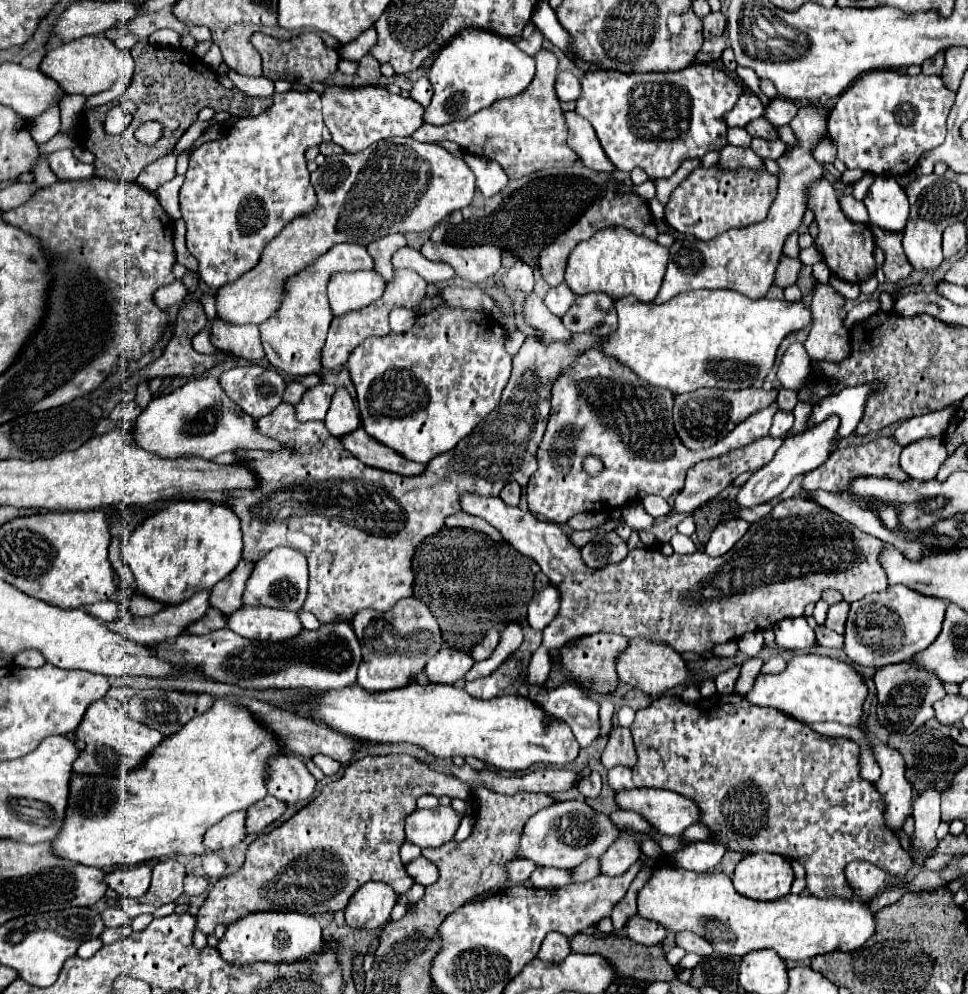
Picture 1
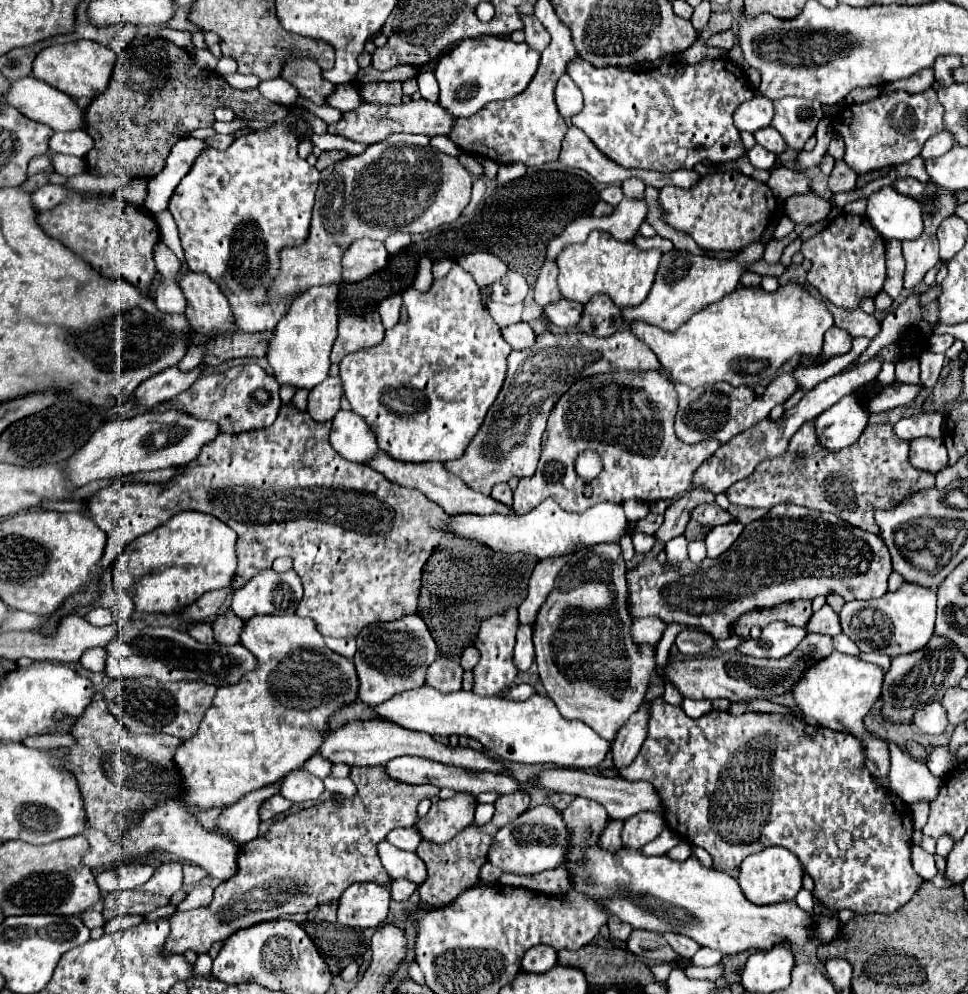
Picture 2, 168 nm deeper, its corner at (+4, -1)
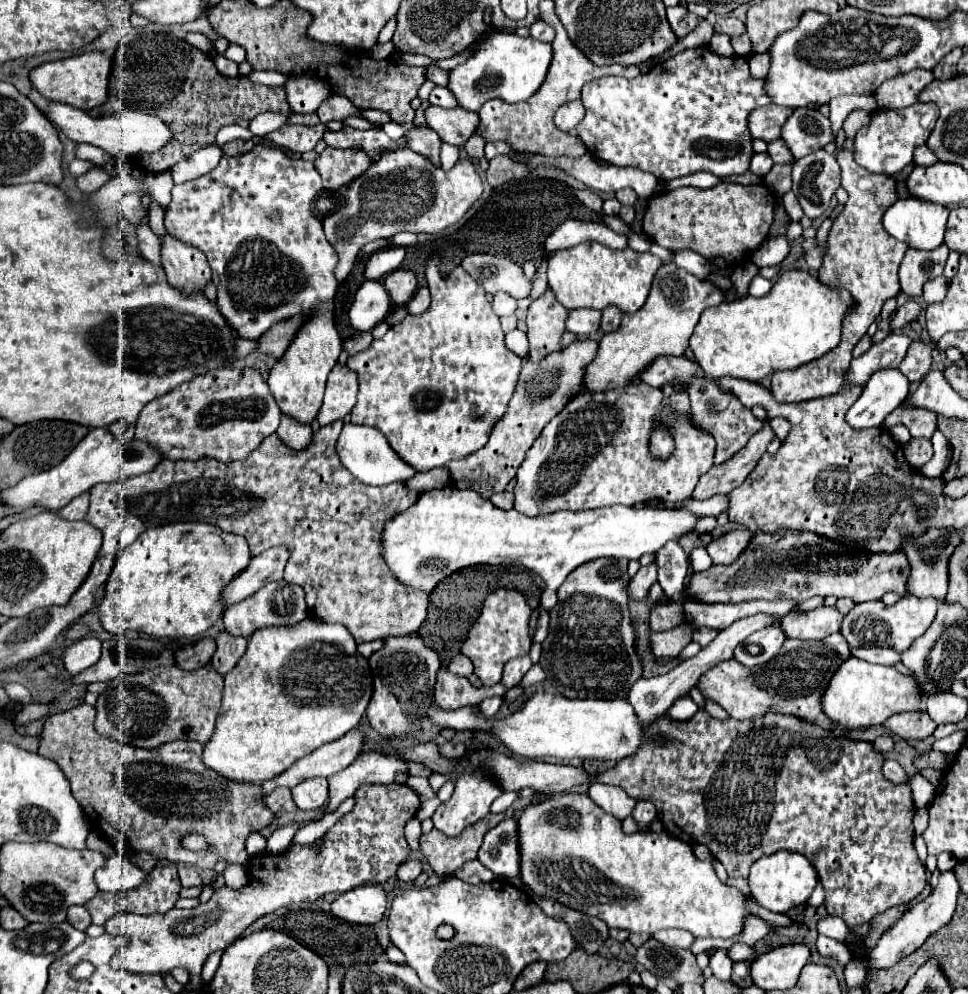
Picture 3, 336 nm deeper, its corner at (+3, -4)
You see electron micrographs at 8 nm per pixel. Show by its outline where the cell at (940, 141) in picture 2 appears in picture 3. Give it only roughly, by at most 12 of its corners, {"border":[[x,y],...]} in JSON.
{"border":[[926,145],[914,151],[916,165],[932,165],[938,157]]}

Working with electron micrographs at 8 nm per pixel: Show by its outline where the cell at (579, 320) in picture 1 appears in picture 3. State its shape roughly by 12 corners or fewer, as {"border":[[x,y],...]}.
{"border":[[618,307],[602,309],[600,333],[620,327],[622,311]]}

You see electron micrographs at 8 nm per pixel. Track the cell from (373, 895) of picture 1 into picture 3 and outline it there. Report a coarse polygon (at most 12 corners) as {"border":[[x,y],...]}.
{"border":[[380,884],[338,895],[334,917],[354,925],[376,925],[388,897]]}

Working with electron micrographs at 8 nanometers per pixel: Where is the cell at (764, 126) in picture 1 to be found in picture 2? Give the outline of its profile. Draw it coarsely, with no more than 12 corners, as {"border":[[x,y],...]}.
{"border":[[771,126],[757,130],[757,144],[781,154],[787,144]]}

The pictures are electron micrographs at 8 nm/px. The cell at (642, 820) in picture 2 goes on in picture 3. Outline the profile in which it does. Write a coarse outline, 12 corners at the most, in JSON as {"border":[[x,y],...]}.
{"border":[[638,801],[632,817],[640,833],[650,833],[656,809],[650,801]]}

